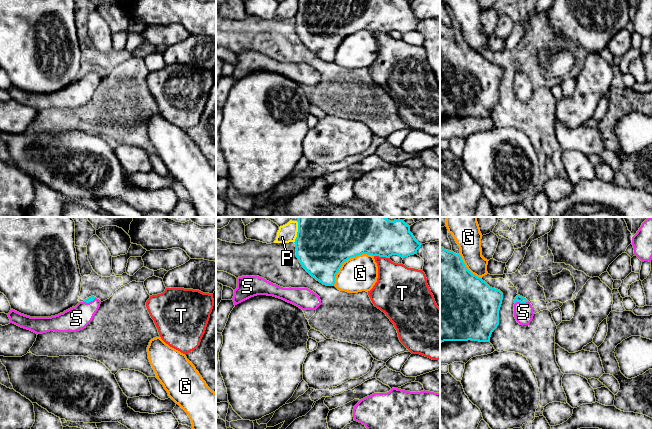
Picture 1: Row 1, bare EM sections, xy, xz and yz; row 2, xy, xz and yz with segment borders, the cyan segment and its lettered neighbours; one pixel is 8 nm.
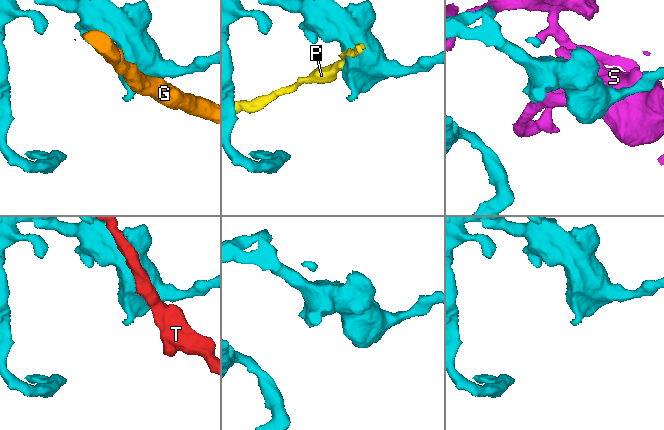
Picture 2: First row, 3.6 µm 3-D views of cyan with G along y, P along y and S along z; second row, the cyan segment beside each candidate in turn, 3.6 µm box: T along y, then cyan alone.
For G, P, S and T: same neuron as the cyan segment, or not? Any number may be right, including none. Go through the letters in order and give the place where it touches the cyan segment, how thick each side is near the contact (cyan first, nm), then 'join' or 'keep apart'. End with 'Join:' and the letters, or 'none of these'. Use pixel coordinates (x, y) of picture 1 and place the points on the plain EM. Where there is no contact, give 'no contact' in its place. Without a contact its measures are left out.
G: meets cyan in xz at (347, 35); 400 nm thick on the cyan side, 280 nm on the other; keep apart
P: meets cyan in xz at (297, 9); 400 nm thick on the cyan side, 150 nm on the other; keep apart
S: meets cyan in yz at (521, 78); 60 nm thick on the cyan side, 160 nm on the other; join
T: meets cyan in xz at (382, 32); 280 nm thick on the cyan side, 320 nm on the other; keep apart
Join: S

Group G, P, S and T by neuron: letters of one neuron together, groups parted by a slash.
G / P / S / T

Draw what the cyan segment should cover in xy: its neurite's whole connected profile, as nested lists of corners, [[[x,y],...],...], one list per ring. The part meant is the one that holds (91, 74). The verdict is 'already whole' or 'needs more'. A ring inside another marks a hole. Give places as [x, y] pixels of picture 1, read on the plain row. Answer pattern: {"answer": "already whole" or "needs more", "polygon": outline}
{"answer": "needs more", "polygon": [[[94,72],[79,78],[63,89],[51,93],[30,93],[13,85],[7,90],[10,99],[34,109],[46,108],[76,108],[83,106],[93,95],[100,83],[101,77]]]}

